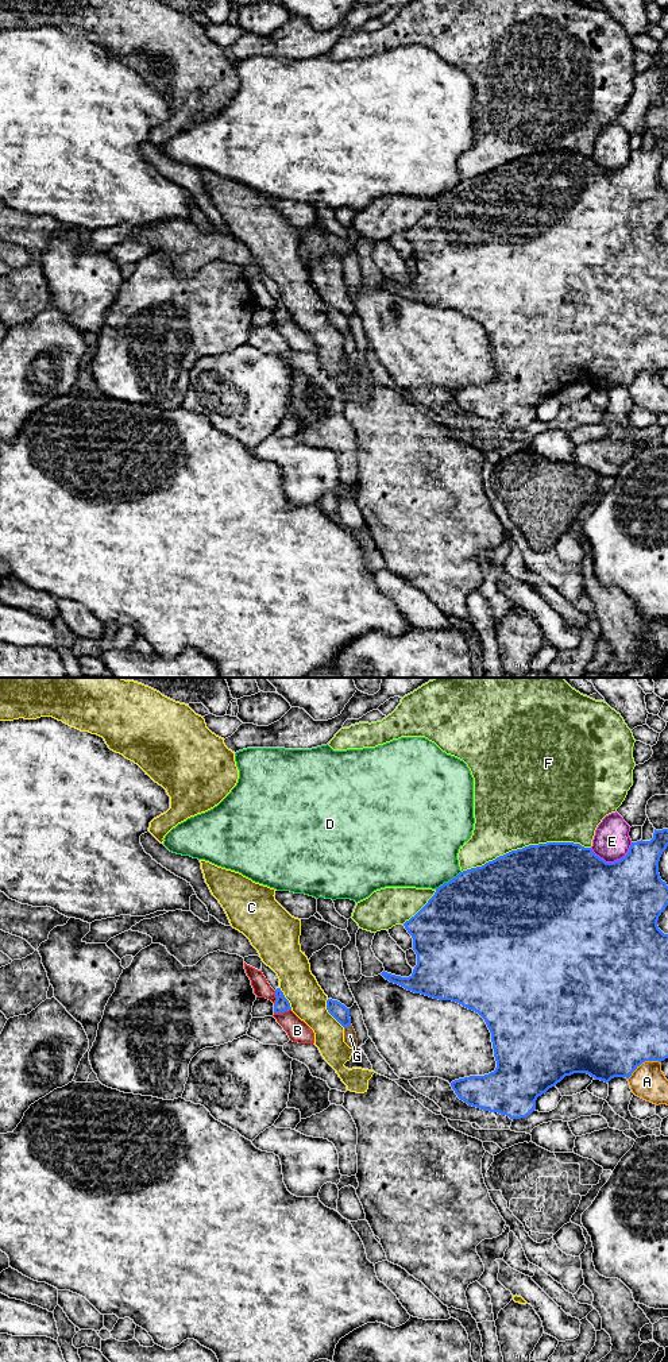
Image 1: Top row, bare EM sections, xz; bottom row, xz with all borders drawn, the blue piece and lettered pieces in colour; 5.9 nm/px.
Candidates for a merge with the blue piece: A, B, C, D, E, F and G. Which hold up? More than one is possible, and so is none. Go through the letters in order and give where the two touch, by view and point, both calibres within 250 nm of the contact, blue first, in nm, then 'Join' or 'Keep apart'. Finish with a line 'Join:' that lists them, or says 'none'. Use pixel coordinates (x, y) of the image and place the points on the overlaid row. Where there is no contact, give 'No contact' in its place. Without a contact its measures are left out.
A: Touches blue at xz (643, 1061). Thickness 500 nm (blue) against 200 nm. Keep apart
B: Touches blue at xz (282, 1011). Thickness 90 nm (blue) against 130 nm. Keep apart
C: Touches blue at xz (331, 1014). Thickness 100 nm (blue) against 220 nm. Keep apart
D: Touches blue at xz (448, 882). Thickness 500 nm (blue) against 440 nm. Keep apart
E: Touches blue at xz (614, 861). Thickness 500 nm (blue) against 220 nm. Keep apart
F: Touches blue at xz (525, 847). Thickness 500 nm (blue) against 500 nm. Keep apart
G: Touches blue at xz (347, 1026). Thickness 100 nm (blue) against 80 nm. Keep apart
Join: none

